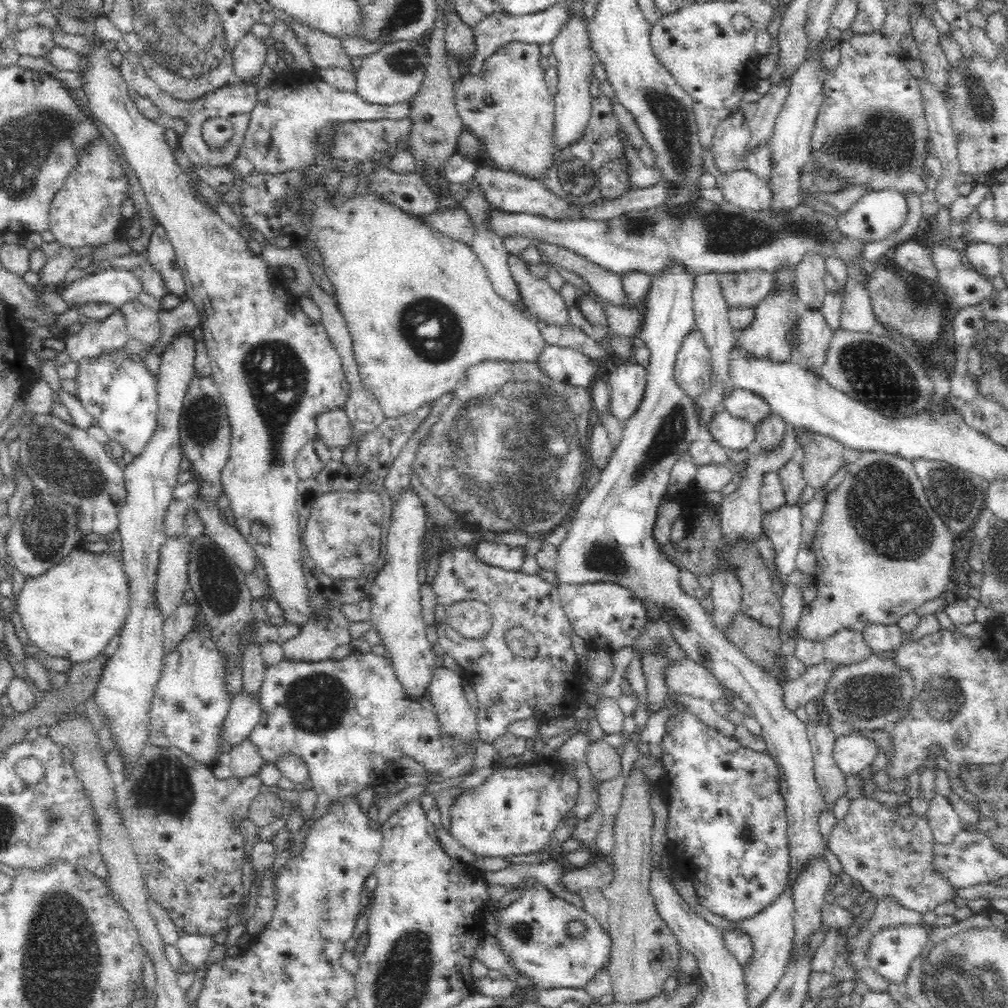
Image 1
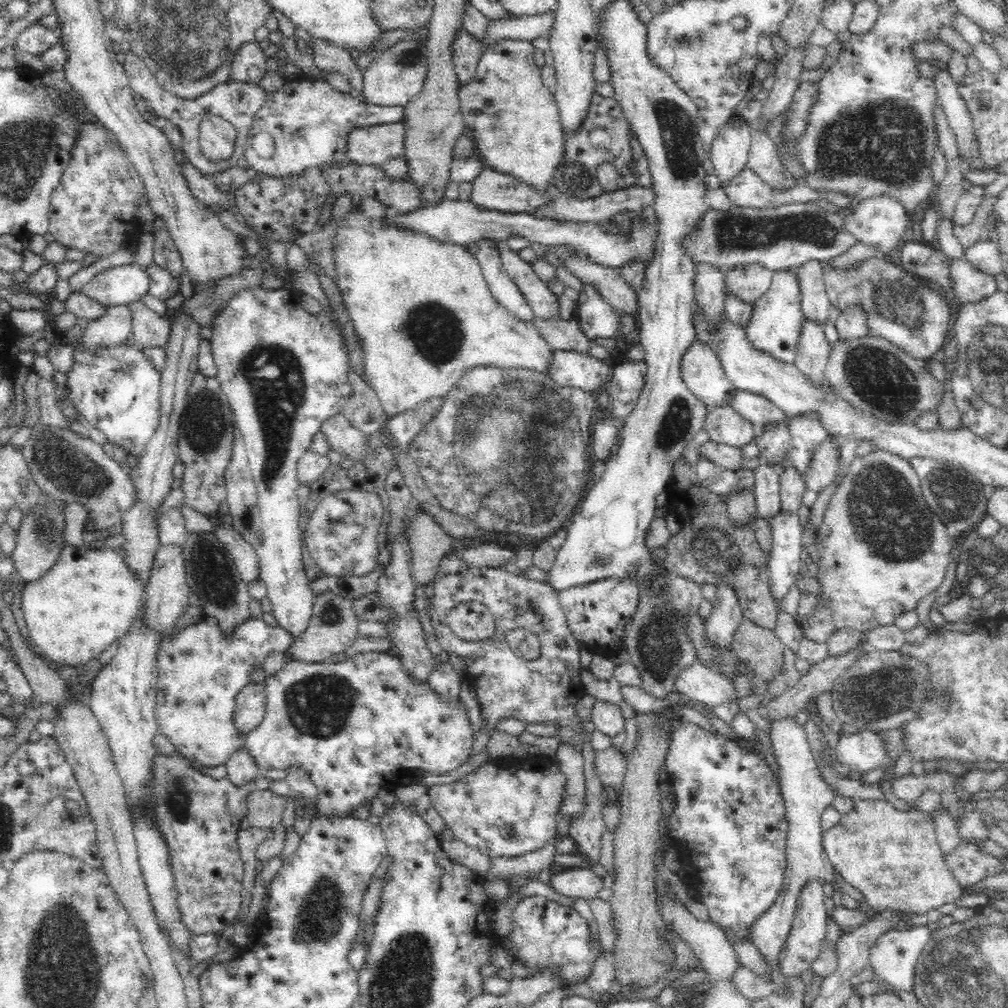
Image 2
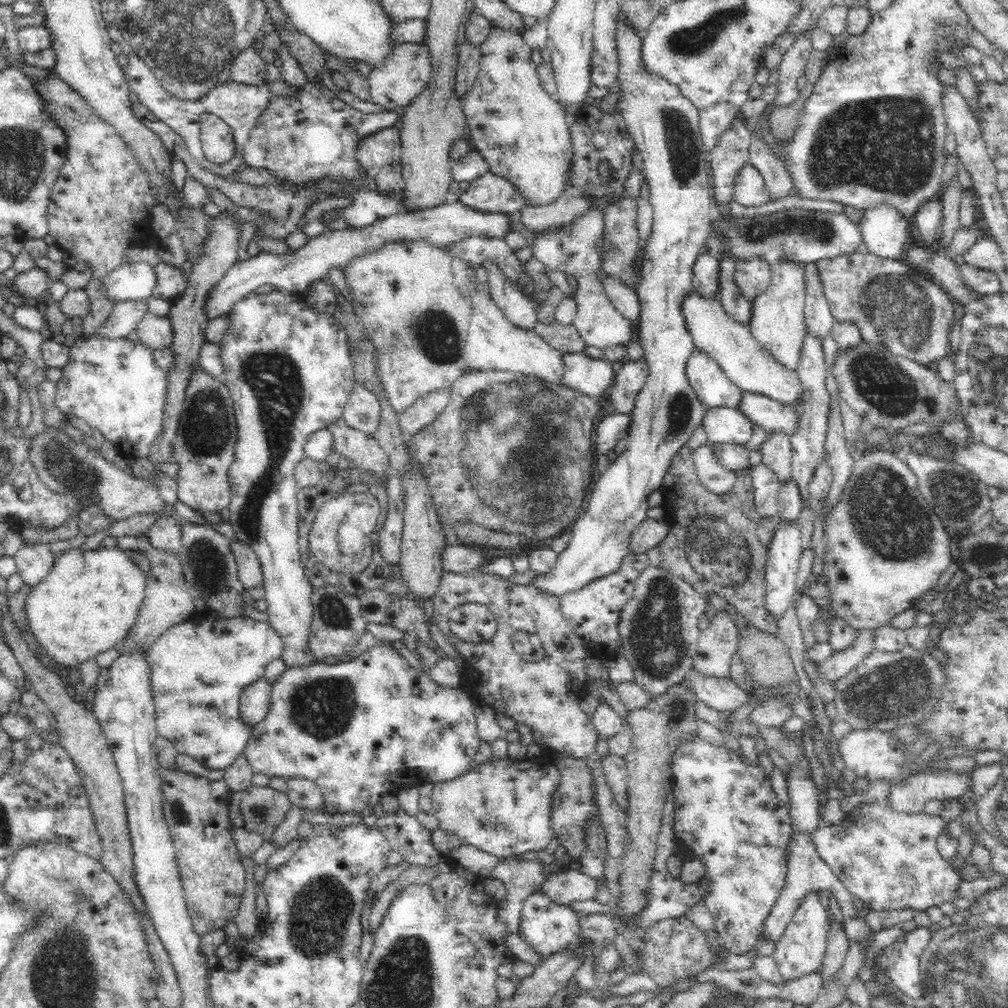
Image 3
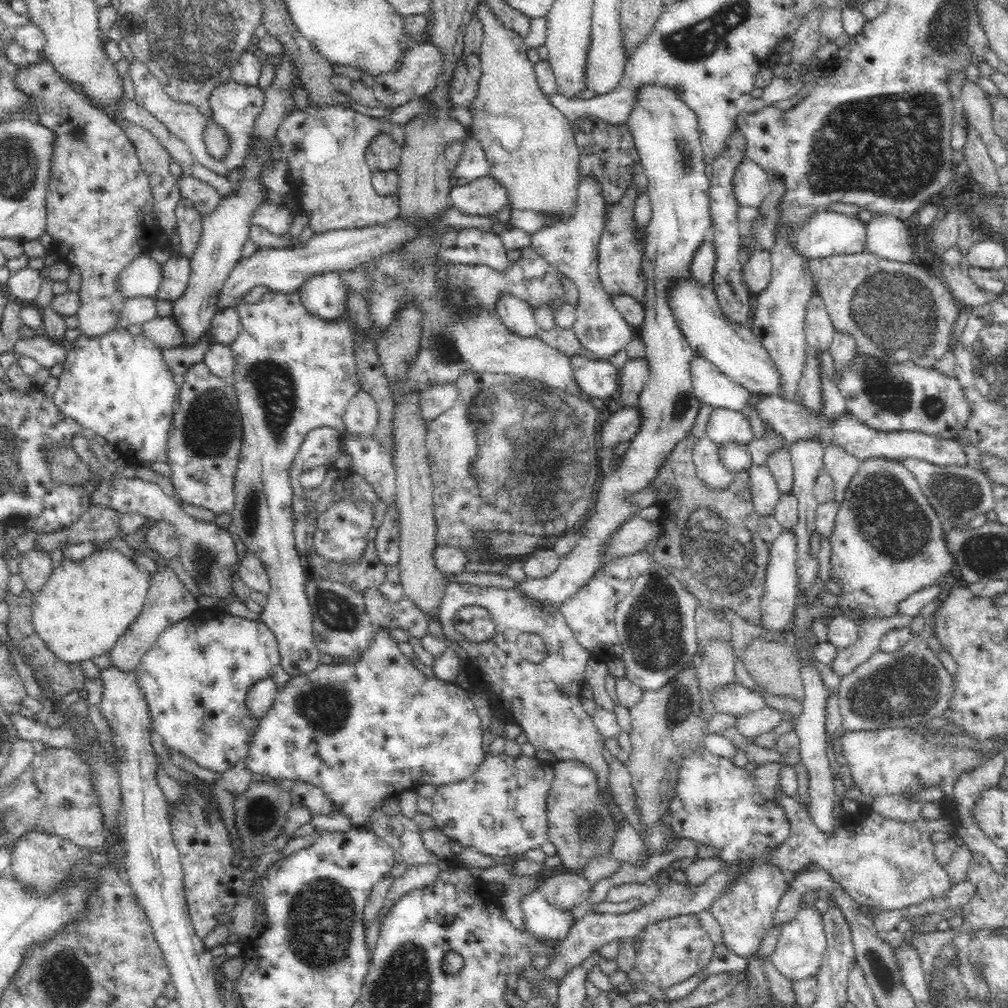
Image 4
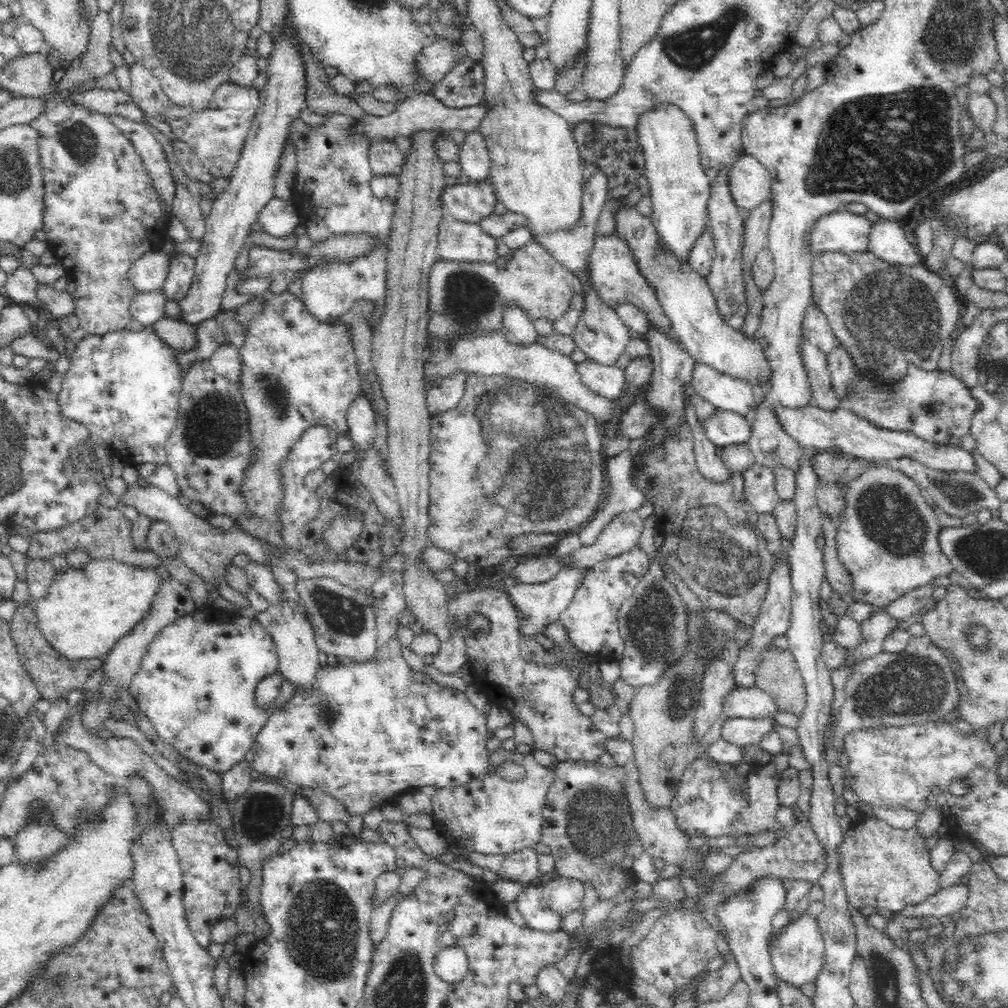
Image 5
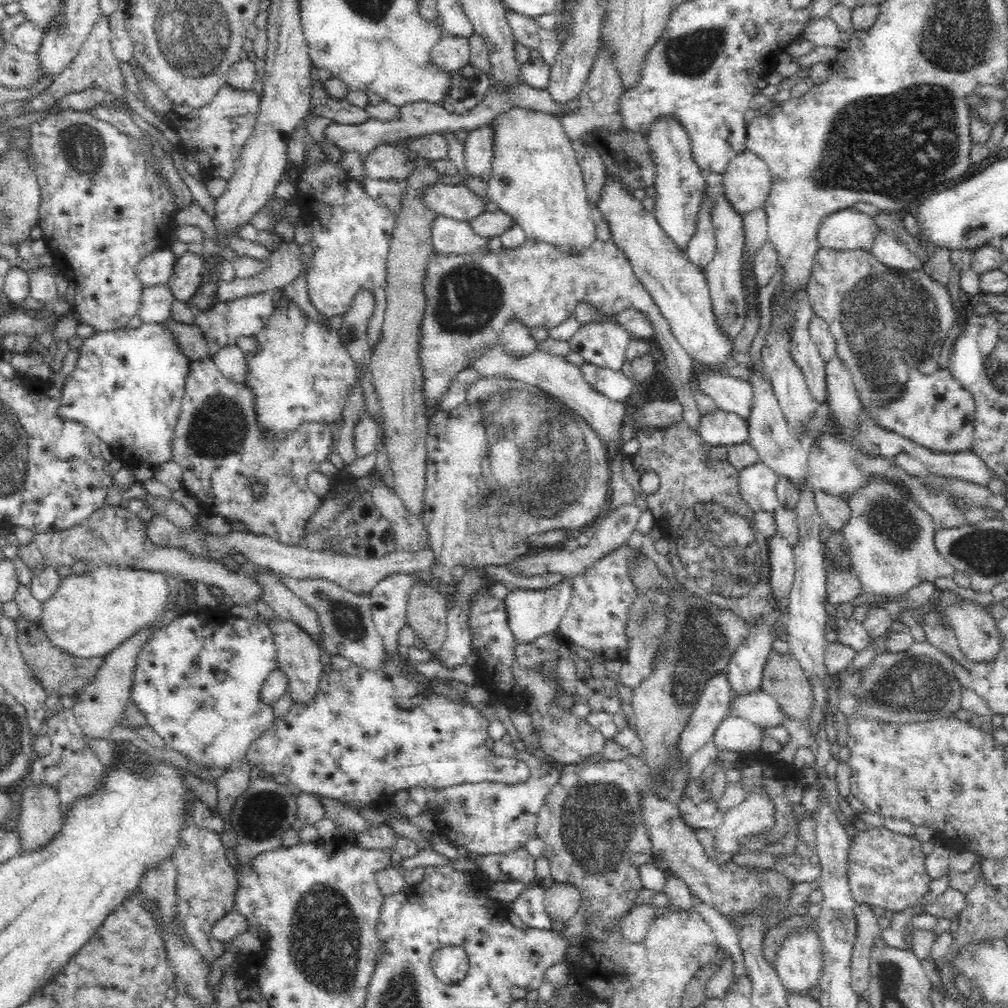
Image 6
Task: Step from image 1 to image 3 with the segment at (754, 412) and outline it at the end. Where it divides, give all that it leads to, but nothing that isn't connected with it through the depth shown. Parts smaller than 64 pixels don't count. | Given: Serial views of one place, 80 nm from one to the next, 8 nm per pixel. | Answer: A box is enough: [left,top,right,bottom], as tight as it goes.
[737,391,796,433]

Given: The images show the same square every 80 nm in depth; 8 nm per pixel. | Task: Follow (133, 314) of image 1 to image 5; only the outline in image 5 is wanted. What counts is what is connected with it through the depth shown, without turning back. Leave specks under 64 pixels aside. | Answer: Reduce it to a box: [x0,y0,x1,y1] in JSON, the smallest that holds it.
[150,318,196,352]

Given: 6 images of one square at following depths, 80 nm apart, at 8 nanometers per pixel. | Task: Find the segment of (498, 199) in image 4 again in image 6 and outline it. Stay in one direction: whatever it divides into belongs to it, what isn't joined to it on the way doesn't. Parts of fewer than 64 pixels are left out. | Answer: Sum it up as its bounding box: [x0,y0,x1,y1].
[424,180,493,221]

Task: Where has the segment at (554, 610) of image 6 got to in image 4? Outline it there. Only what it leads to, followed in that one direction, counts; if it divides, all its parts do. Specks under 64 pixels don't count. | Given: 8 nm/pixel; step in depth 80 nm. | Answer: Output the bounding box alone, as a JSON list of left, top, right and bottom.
[518,83,712,606]

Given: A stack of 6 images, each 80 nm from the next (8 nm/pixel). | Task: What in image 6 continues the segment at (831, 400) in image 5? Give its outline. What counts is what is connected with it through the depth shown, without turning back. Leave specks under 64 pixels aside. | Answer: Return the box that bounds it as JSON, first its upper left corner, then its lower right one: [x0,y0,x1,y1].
[792,293,829,409]

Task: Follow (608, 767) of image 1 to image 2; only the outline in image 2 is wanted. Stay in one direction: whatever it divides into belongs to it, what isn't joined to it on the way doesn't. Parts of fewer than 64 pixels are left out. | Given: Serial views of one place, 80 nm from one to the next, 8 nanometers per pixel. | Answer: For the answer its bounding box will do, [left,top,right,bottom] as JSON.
[594,746,627,792]

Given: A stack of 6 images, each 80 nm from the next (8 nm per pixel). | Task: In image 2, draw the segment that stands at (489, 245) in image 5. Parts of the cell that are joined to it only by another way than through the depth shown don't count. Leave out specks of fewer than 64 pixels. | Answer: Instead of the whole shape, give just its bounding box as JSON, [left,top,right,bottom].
[497,241,562,319]

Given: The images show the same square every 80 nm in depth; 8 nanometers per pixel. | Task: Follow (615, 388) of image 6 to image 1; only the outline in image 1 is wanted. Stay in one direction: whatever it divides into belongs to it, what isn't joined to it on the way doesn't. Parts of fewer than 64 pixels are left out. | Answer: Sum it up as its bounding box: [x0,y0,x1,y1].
[537,344,599,389]

